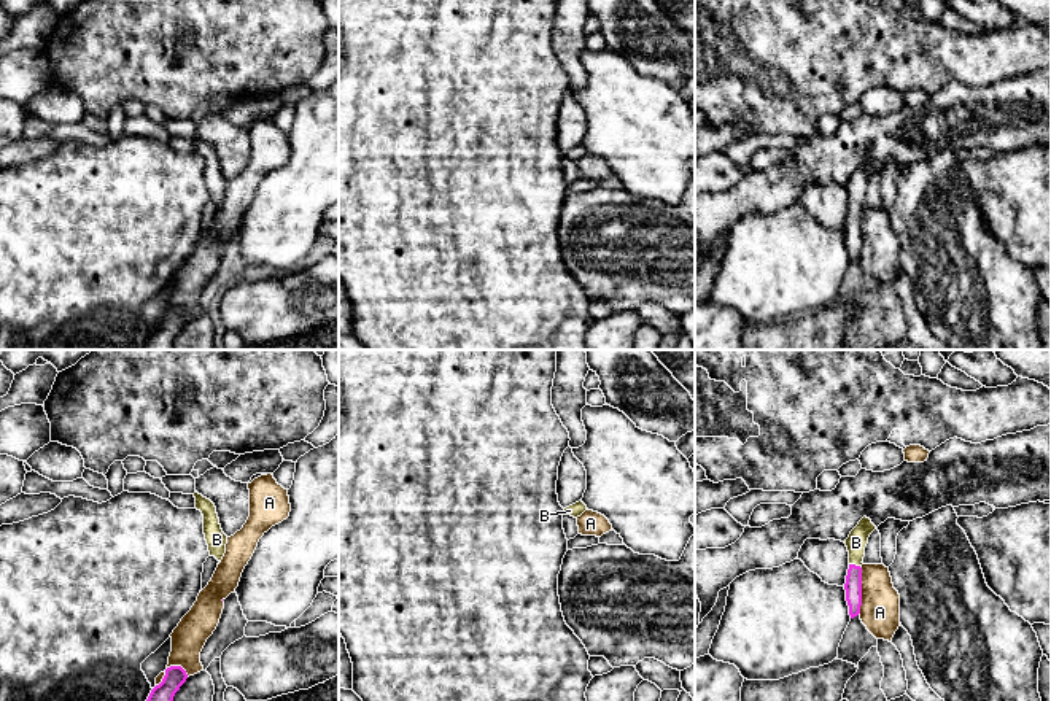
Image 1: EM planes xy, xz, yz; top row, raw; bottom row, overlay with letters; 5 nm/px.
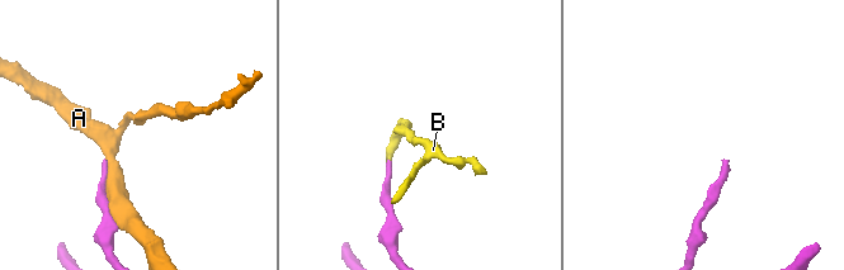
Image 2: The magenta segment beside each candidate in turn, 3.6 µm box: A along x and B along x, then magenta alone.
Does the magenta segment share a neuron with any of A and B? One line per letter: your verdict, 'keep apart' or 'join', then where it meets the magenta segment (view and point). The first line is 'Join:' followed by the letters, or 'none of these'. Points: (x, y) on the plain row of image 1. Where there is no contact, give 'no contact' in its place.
Join: B
A: keep apart; meets magenta in yz at (860, 234)
B: join; meets magenta in yz at (854, 209)

